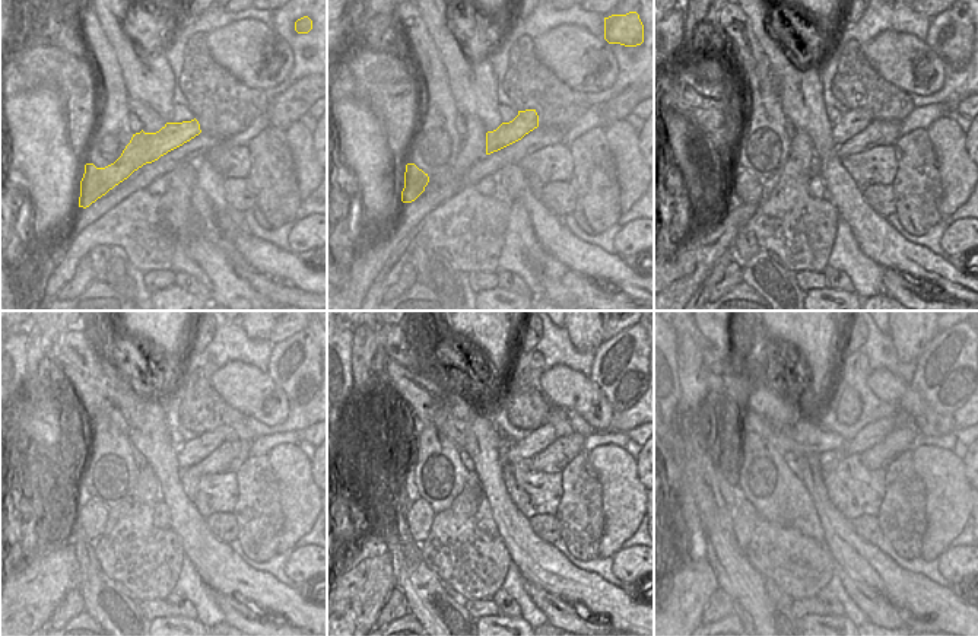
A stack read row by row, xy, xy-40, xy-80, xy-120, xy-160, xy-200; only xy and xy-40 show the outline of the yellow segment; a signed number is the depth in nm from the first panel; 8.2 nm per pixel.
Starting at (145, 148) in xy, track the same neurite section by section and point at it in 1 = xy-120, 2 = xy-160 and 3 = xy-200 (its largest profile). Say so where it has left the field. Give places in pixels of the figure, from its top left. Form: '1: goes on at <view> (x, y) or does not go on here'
1: goes on at xy-120 (190, 452)
2: goes on at xy-160 (540, 438)
3: goes on at xy-200 (870, 435)

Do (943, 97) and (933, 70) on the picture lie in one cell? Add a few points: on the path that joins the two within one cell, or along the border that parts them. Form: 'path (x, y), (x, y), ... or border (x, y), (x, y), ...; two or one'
border (945, 66), (937, 91), (910, 95); two

